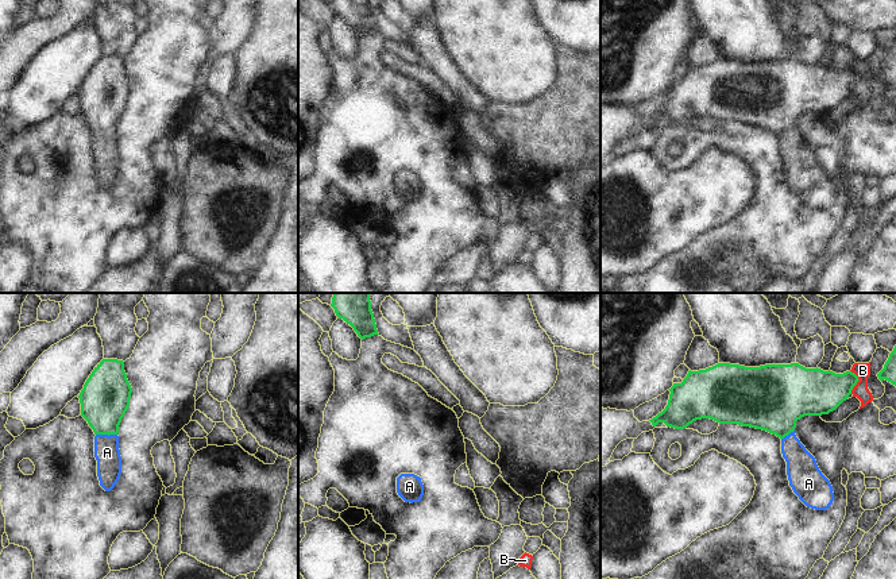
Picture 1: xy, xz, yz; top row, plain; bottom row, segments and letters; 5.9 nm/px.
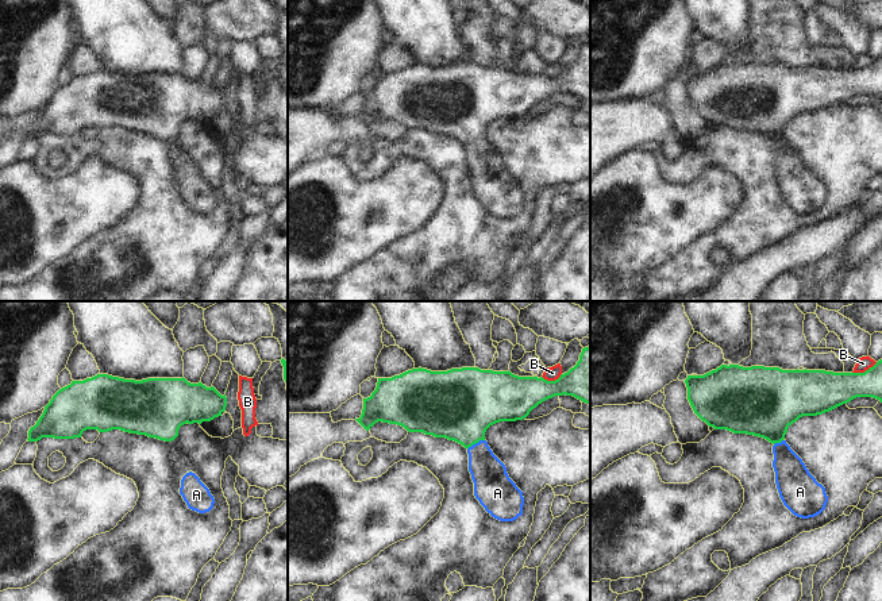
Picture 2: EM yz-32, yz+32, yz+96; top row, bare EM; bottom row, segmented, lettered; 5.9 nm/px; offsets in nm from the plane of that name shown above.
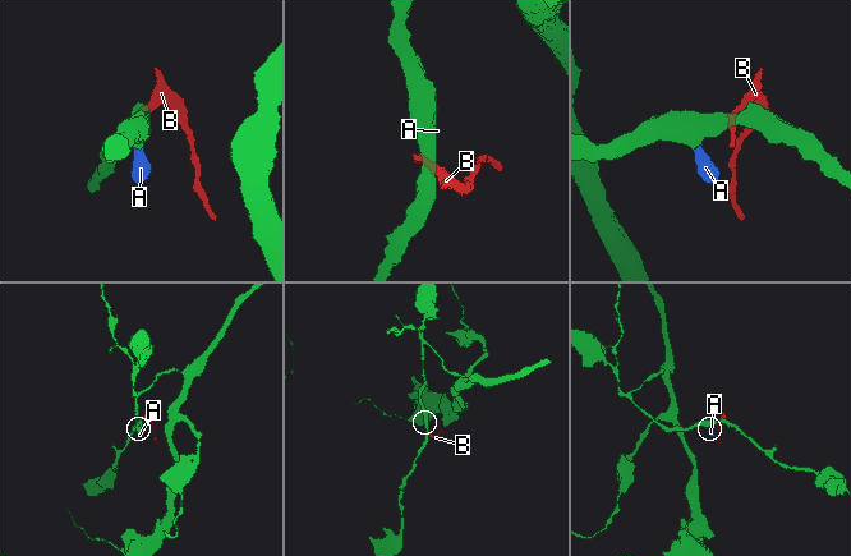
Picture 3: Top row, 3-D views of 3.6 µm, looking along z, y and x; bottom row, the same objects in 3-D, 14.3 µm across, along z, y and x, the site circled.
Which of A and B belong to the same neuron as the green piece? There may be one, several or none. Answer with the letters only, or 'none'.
A

